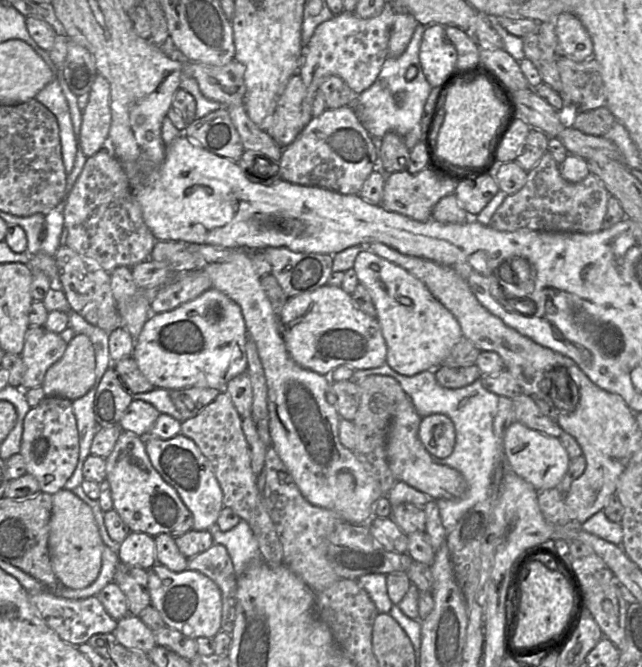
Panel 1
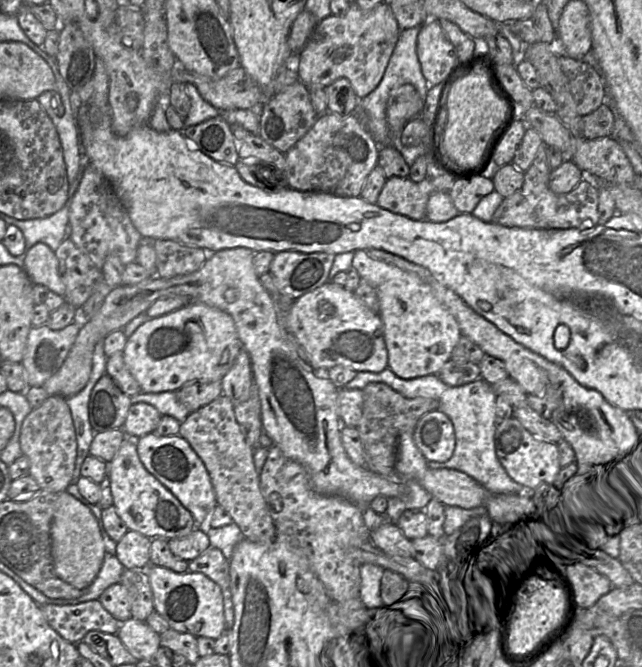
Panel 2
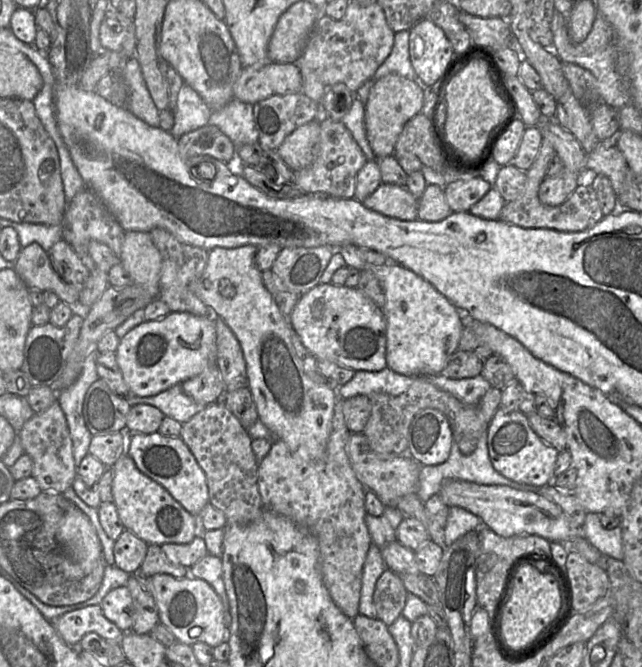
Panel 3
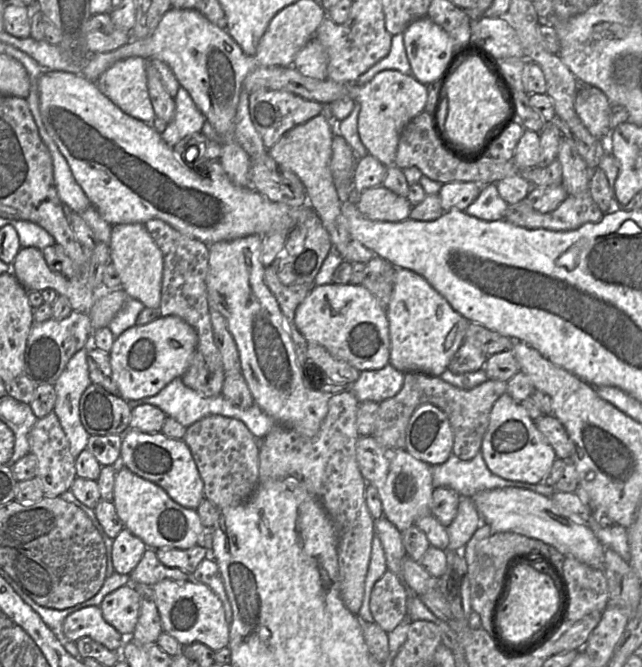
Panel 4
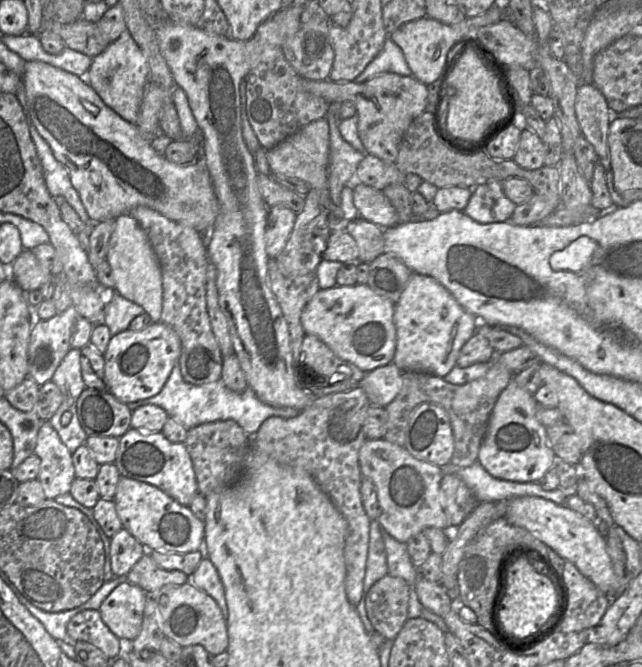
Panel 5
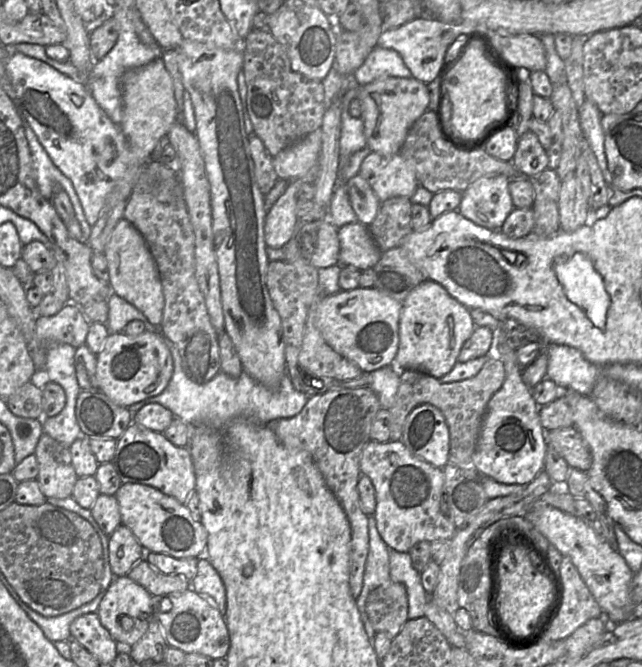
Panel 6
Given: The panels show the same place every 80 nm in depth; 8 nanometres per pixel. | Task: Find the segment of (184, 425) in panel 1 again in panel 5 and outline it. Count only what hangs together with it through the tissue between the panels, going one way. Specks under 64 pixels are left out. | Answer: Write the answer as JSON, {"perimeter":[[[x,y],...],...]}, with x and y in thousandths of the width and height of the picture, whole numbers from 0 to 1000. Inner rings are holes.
{"perimeter":[[[363,630],[319,634],[294,643],[287,666],[299,690],[310,739],[324,742],[369,726],[379,714],[386,694],[393,660],[394,655],[386,654]]]}

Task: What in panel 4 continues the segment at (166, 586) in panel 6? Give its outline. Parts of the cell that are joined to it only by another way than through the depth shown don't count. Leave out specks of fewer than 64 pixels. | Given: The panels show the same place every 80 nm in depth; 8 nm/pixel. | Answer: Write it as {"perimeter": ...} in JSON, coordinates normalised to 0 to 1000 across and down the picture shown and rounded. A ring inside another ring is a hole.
{"perimeter":[[[237,822],[227,823],[218,843],[201,862],[202,876],[221,874],[235,879],[255,868],[288,871],[296,865],[288,856],[257,849],[246,838],[243,825]]]}

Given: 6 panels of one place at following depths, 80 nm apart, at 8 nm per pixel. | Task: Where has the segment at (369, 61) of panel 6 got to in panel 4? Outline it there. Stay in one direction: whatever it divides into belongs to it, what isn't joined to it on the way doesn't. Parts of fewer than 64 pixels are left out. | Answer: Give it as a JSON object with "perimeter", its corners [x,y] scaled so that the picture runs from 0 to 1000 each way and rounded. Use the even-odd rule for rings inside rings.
{"perimeter":[[[628,49],[611,52],[609,72],[603,84],[561,112],[555,124],[559,127],[570,126],[597,105],[620,105],[628,111],[642,112],[640,99],[629,69]]]}

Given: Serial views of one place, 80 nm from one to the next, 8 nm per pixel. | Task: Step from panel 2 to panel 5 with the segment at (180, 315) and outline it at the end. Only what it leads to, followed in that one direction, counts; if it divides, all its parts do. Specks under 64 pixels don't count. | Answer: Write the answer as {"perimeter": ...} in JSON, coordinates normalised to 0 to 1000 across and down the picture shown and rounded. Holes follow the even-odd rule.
{"perimeter":[[[251,483],[235,484],[220,496],[198,493],[174,504],[162,529],[167,586],[195,606],[245,592],[271,549],[279,544],[280,531],[279,504],[266,490]]]}

